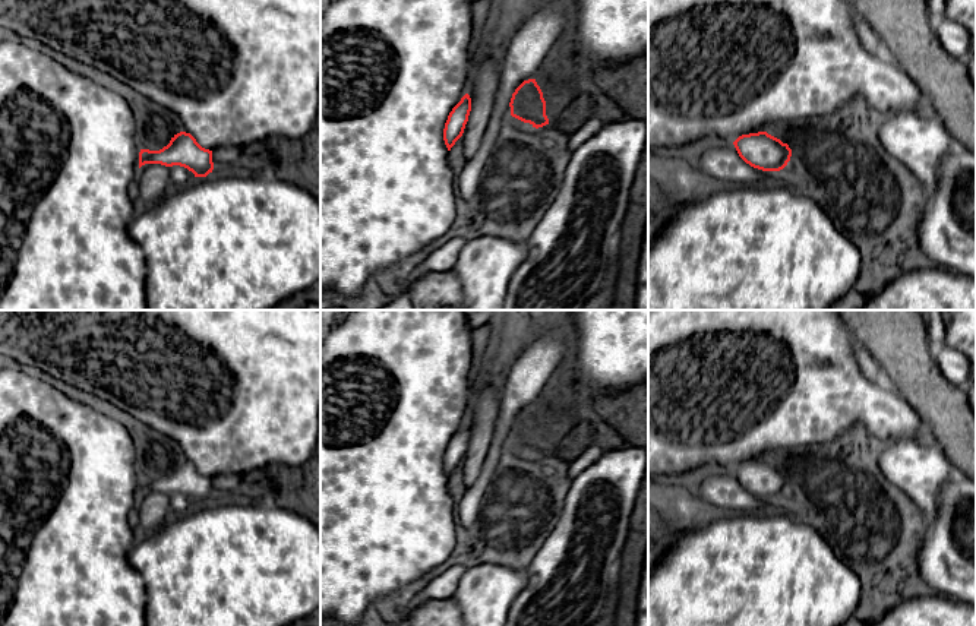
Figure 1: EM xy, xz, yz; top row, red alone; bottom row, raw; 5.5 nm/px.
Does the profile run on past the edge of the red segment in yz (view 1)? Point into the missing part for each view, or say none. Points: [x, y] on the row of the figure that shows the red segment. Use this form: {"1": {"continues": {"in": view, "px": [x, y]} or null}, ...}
{"1": {"continues": null}}

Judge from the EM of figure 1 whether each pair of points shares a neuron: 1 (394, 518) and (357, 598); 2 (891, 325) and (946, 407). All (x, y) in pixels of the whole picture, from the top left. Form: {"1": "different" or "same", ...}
{"1": "same", "2": "same"}

